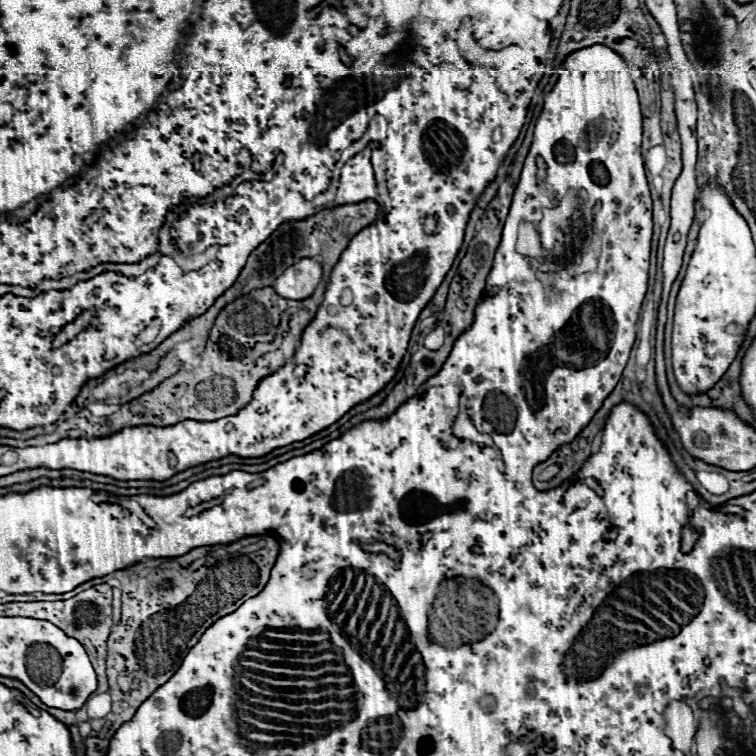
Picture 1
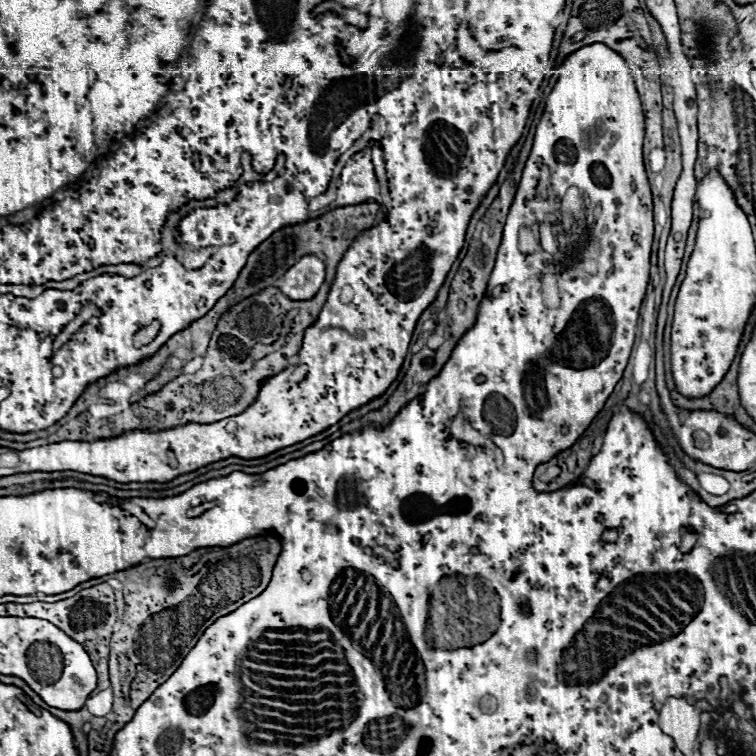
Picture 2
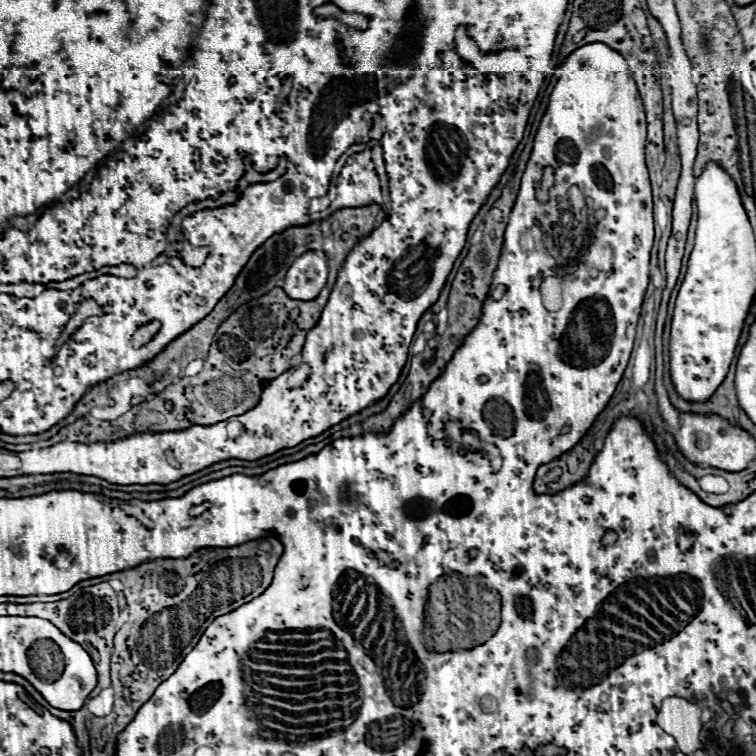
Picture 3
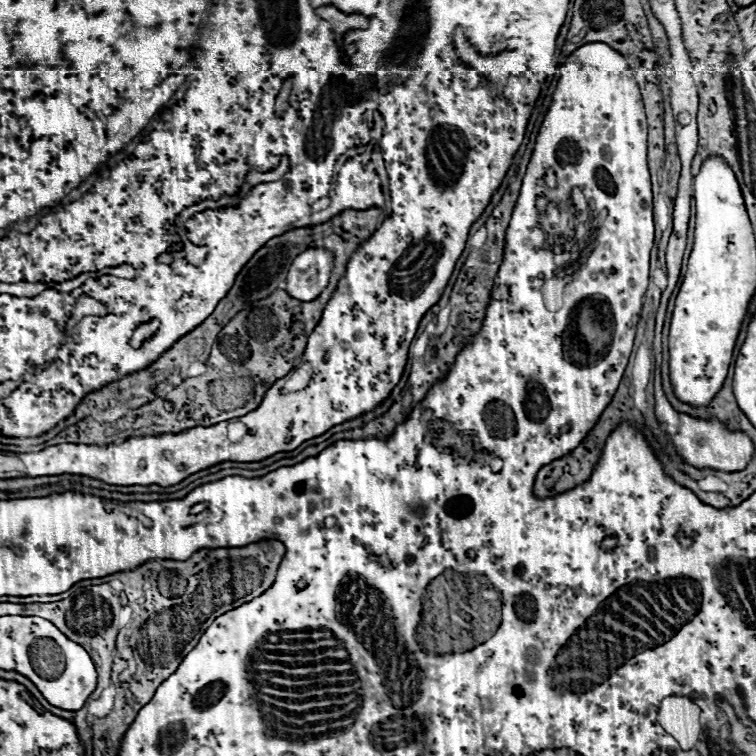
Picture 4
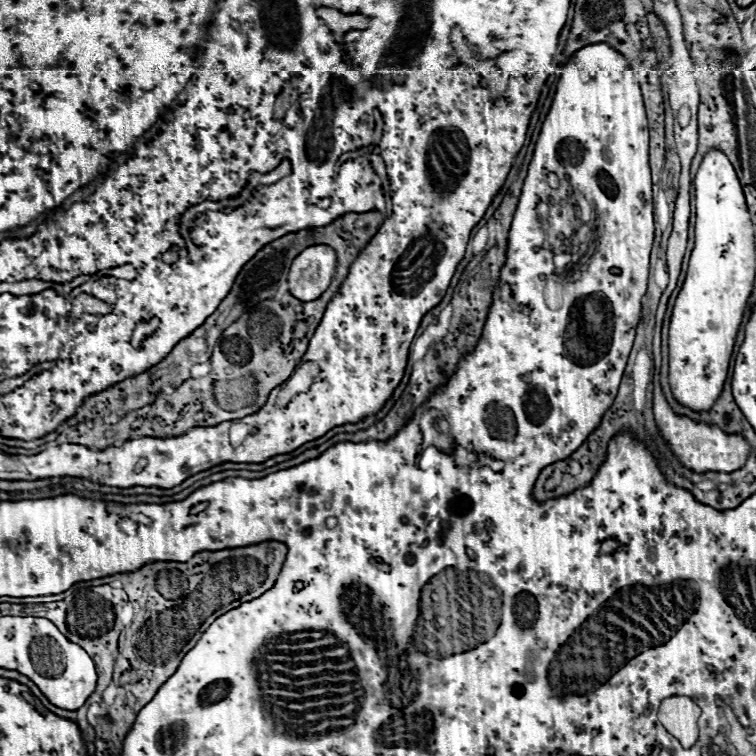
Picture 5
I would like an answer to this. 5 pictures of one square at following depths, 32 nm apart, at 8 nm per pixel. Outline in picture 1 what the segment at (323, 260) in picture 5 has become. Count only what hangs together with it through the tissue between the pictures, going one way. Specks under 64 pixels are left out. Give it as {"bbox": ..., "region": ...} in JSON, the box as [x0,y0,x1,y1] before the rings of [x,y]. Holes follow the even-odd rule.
{"bbox":[274,258,322,300],"region":[[[302,258],[292,264],[274,284],[274,290],[288,300],[310,298],[316,286],[322,282],[322,264],[314,258]]]}

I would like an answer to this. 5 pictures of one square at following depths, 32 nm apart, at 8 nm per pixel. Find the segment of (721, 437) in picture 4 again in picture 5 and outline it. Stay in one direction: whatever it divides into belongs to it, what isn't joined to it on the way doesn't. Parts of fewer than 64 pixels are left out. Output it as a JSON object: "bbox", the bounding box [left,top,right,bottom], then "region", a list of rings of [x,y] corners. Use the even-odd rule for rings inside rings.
{"bbox":[652,380,750,474],"region":[[[654,380],[654,406],[652,406],[652,410],[654,410],[654,420],[656,420],[656,426],[662,434],[662,438],[666,440],[666,444],[670,446],[670,450],[674,452],[674,456],[678,458],[678,462],[684,468],[690,468],[698,474],[702,474],[702,472],[734,472],[734,470],[742,468],[742,464],[746,462],[750,446],[742,436],[726,434],[718,426],[706,426],[706,424],[692,422],[690,418],[676,416],[664,400],[658,380]]]}

